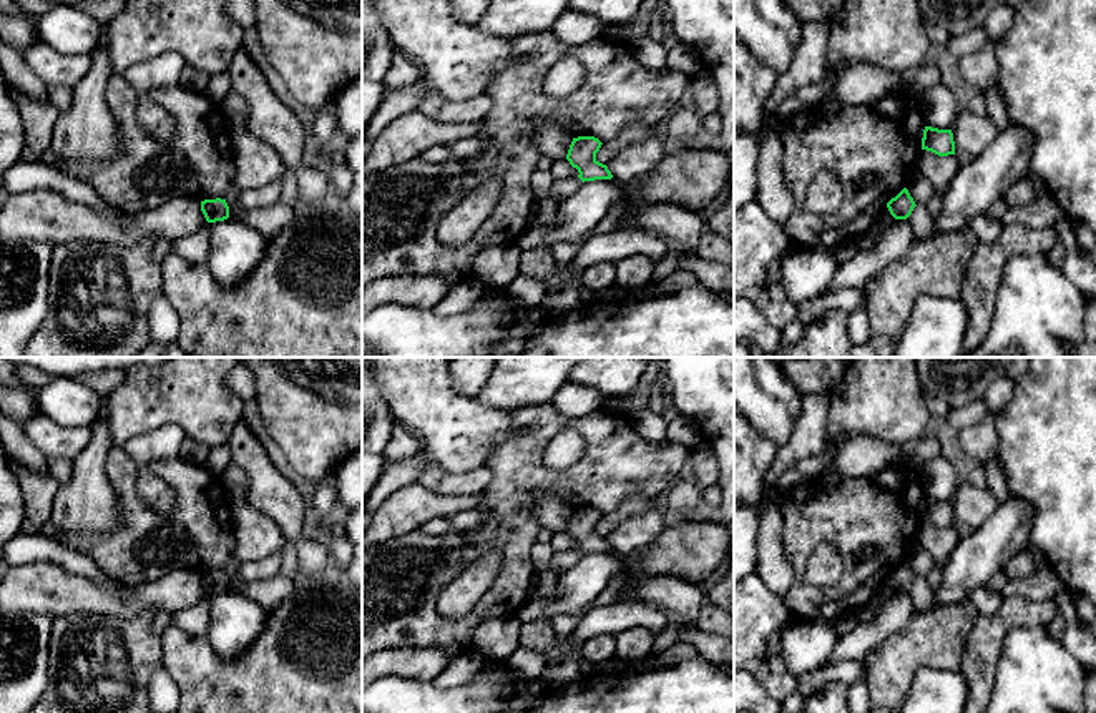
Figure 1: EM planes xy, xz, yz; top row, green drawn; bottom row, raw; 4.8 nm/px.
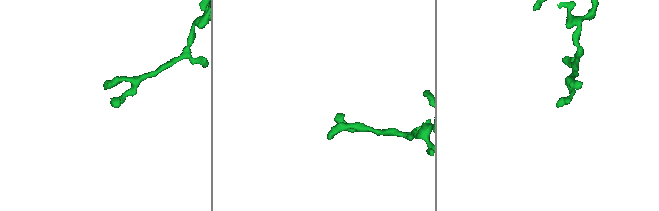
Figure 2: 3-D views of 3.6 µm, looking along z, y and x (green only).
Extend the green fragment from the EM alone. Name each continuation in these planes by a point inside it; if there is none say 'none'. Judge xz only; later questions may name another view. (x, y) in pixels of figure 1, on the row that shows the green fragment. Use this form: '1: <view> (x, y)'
1: xz (560, 190)

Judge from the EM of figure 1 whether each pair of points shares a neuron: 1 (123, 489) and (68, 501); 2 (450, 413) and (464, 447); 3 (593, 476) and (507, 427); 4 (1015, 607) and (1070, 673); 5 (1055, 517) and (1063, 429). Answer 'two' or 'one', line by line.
1: two
2: one
3: two
4: two
5: one

